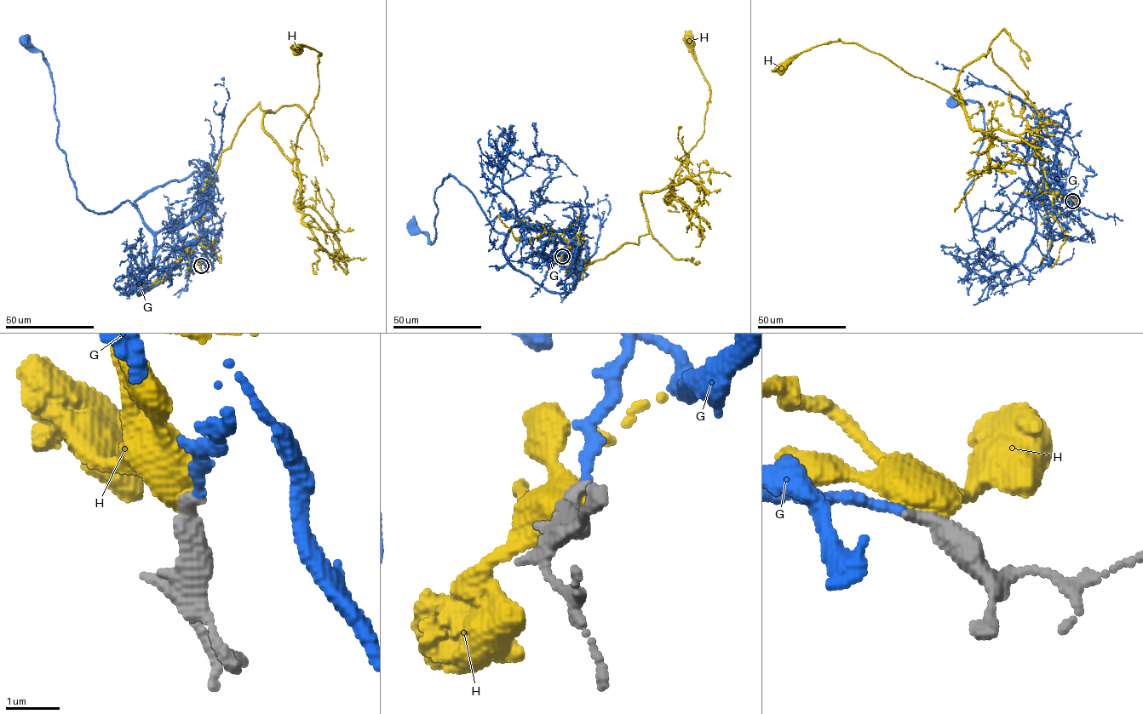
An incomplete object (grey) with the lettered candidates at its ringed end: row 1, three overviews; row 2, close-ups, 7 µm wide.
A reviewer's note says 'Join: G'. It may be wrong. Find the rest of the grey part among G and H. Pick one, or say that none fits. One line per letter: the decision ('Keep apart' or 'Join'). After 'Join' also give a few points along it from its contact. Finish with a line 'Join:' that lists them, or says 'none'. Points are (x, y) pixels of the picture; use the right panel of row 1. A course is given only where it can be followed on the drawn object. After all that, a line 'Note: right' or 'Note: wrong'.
G: Join. Its course: (1073, 201), (1046, 190), (1032, 204), (1026, 186), (974, 228), (964, 192), (985, 122), (980, 104), (956, 101)
H: Keep apart
Join: G
Note: right

